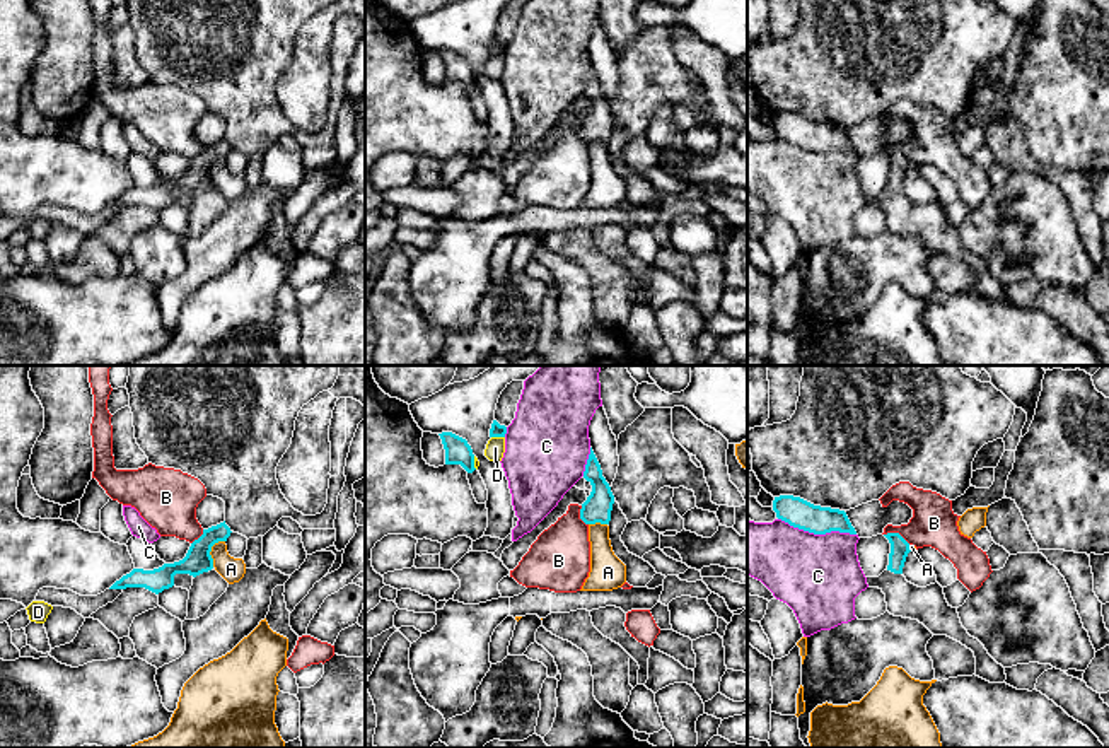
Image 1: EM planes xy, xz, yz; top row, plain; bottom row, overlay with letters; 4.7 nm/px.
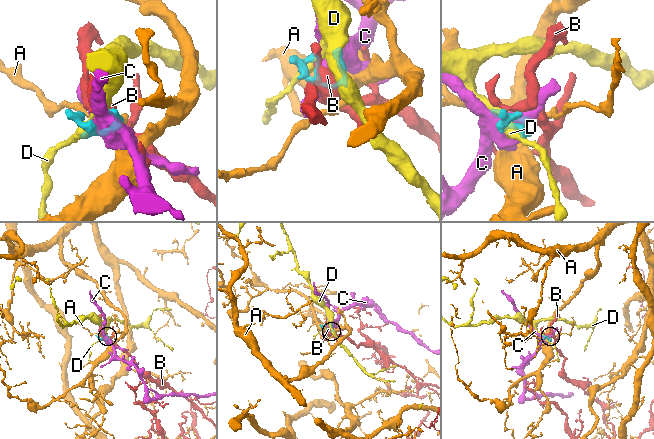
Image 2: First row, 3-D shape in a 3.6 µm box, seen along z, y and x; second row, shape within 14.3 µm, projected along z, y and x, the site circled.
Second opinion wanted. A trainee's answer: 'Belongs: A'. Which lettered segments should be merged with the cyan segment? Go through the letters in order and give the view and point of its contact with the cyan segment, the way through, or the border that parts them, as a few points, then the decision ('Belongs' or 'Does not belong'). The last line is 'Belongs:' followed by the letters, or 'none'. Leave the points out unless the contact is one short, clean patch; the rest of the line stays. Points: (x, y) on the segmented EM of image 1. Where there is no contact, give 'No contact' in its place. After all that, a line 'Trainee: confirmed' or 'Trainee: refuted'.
A: Touches cyan at xy (210, 550). Boundary: xy (224, 540), (212, 547), (212, 566). Does not belong
B: Touches cyan at yz (898, 533). Boundary: yz (884, 533), (899, 533), (910, 543). Does not belong
C: Touches cyan at yz (818, 533). Does not belong
D: Touches cyan at xz (499, 436). Boundary: xz (492, 436), (504, 438). Does not belong
Belongs: none
Trainee: refuted

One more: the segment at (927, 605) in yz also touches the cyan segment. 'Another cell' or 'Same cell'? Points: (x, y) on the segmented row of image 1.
Same cell

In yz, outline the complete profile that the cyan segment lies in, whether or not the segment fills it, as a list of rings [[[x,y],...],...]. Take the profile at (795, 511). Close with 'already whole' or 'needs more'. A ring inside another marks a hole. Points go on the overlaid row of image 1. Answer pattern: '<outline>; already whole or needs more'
[[[775,497],[773,511],[778,519],[814,535],[831,531],[856,535],[845,511],[814,505],[800,497]]]; already whole

